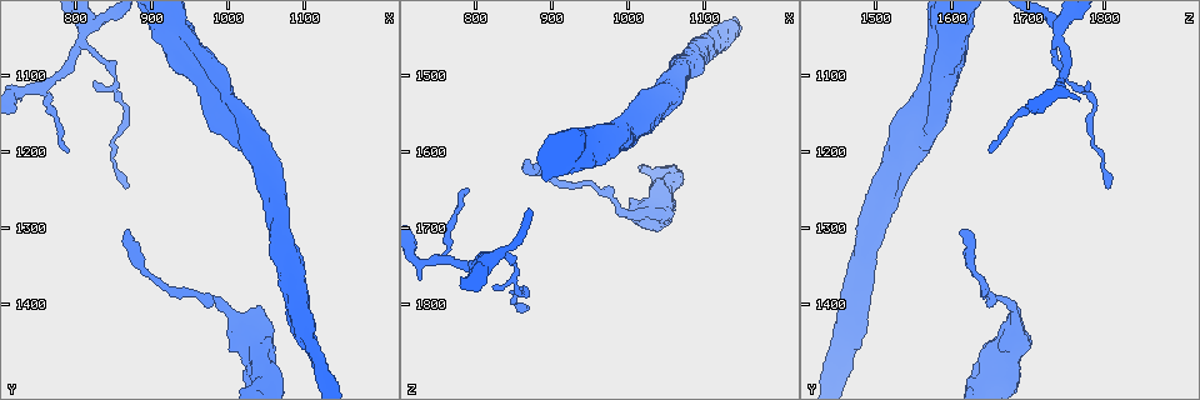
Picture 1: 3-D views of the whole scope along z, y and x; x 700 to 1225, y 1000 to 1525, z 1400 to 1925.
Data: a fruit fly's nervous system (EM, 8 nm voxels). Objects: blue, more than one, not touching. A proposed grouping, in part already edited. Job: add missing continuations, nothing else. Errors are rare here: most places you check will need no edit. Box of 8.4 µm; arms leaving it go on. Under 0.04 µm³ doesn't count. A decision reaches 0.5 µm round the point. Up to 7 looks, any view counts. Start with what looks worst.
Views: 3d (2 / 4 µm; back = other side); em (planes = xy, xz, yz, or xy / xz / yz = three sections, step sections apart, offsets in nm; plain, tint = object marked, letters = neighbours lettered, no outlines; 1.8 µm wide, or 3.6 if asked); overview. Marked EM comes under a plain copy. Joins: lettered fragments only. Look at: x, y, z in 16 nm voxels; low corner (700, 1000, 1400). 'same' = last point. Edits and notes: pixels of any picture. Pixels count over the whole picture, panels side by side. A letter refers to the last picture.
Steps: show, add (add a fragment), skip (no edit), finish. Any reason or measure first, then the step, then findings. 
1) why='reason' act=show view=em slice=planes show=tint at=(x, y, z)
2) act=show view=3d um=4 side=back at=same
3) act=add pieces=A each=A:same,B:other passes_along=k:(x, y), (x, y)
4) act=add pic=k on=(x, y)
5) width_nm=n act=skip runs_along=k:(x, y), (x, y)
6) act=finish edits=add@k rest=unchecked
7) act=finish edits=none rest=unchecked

act=show view=em slice=planes show=letters at=(865, 1250, 1810)

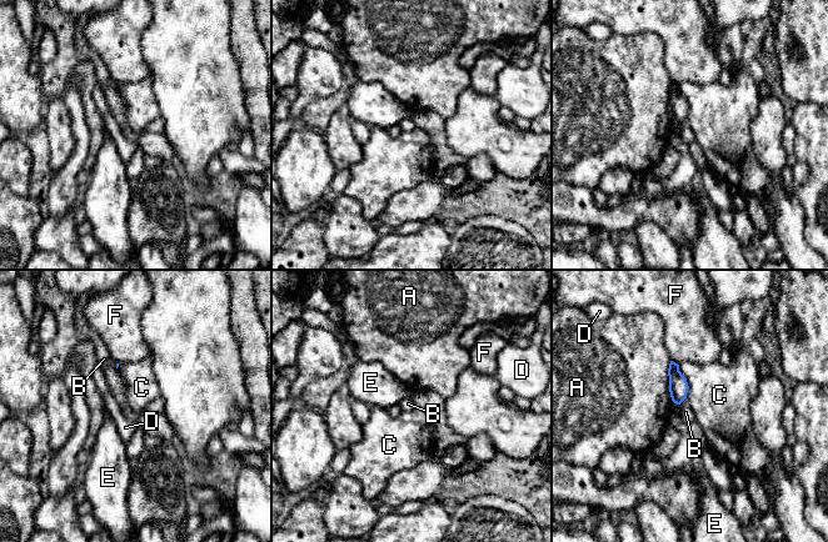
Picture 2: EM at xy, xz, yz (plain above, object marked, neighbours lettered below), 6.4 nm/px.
act=skip each=A:other,B:other,C:other,D:other,E:other,F:other found='none of them fits'

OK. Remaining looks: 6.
why='branch stops here' act=show view=3d um=2 at=(1040, 1405, 1685)

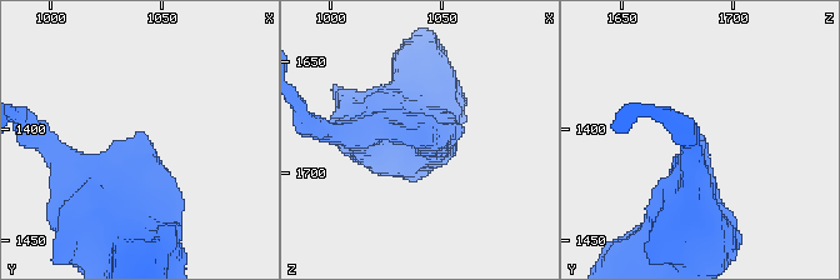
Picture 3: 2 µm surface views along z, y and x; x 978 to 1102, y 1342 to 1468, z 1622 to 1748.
act=show view=em um=3.6 slice=planes show=letters at=same

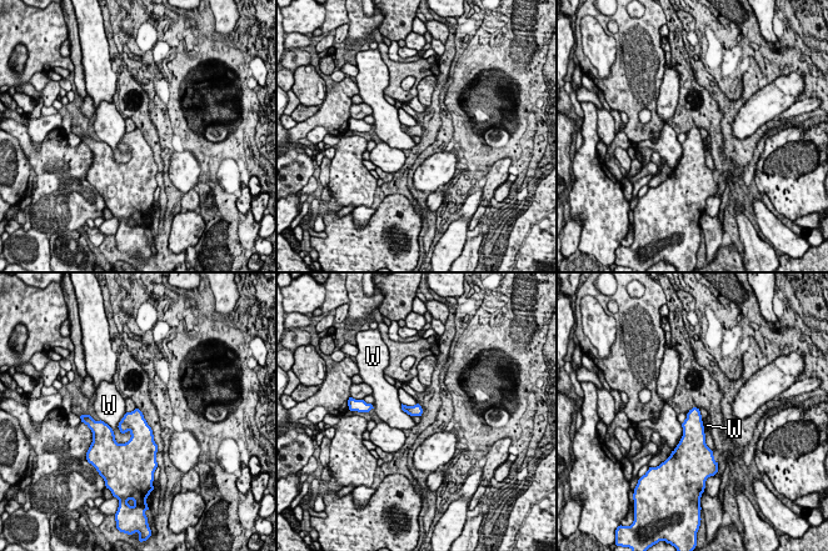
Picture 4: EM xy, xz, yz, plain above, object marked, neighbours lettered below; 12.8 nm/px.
width_nm=140 act=skip each=W:other border=4:(100, 419), (118, 442), (130, 439) found='no lettered fragment goes on from it'

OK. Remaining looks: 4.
why='thin end' act=show view=em slice=planes show=tint at=(825, 1105, 1780)

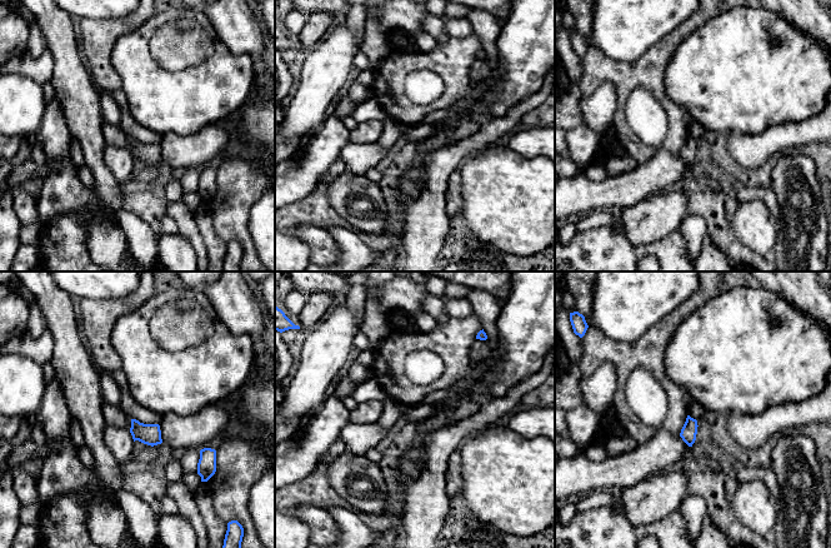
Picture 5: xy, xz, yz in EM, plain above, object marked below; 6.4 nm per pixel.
why='see the neighbours' act=show view=em slice=planes show=letters at=same

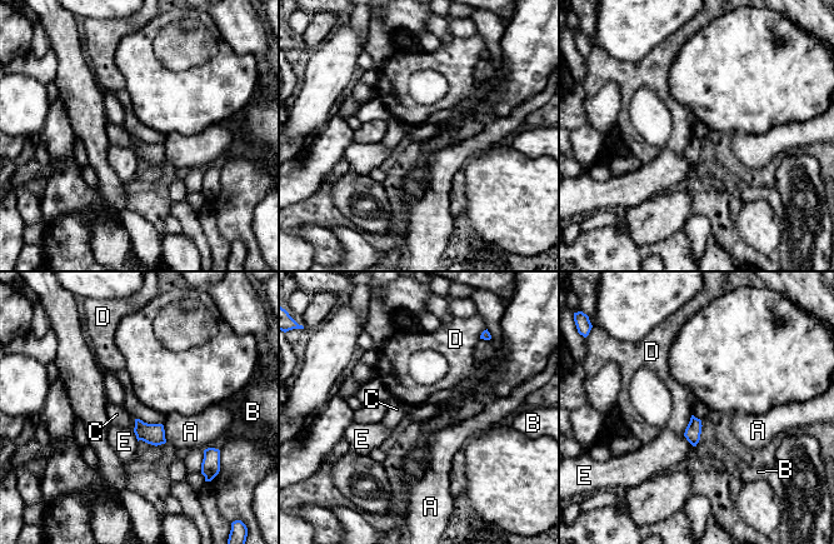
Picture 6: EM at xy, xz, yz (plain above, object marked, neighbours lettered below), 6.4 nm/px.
width_nm=100 act=skip each=A:other,B:other,C:other,D:other,E:other border=6:(692, 414), (683, 434) found='no lettered fragment goes on from it'

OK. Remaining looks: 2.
act=finish edits=none rest=unchecked

